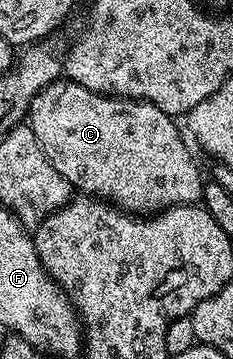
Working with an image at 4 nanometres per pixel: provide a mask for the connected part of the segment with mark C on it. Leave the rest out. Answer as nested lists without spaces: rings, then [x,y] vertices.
[[[60,77],[45,89],[38,91],[33,97],[29,112],[29,126],[33,129],[45,157],[49,157],[49,161],[53,161],[53,169],[57,169],[57,173],[61,173],[61,177],[65,177],[76,192],[93,195],[97,199],[102,199],[118,207],[120,211],[136,217],[150,217],[160,211],[167,211],[170,207],[195,205],[202,200],[205,176],[199,172],[199,167],[195,164],[195,159],[191,156],[191,151],[187,148],[187,143],[183,140],[183,135],[179,132],[179,127],[175,123],[178,122],[172,116],[167,115],[161,109],[157,109],[151,103],[99,95],[95,91],[85,89],[85,85],[77,85],[66,77]]]

